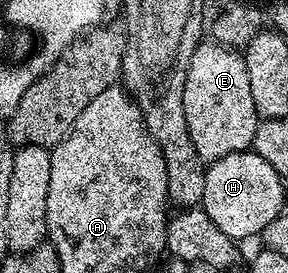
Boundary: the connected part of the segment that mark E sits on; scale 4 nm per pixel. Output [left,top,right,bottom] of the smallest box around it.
[183,42,259,162]

